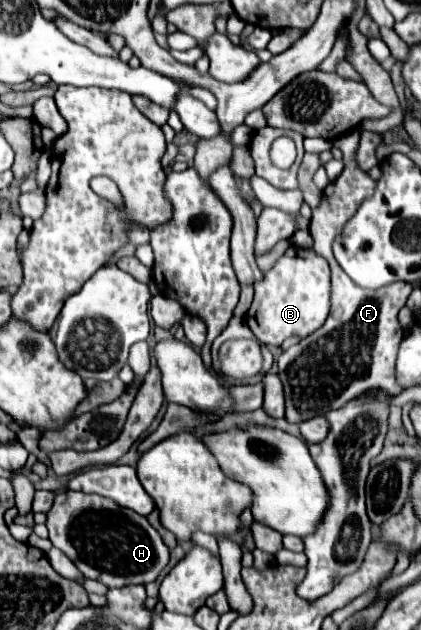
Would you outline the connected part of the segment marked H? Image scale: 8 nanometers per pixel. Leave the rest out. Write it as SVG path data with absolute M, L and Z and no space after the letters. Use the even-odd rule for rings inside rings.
M60 490L48 510L46 526L50 530L50 542L62 550L86 578L98 580L108 588L154 582L170 558L160 534L144 516L100 494Z

